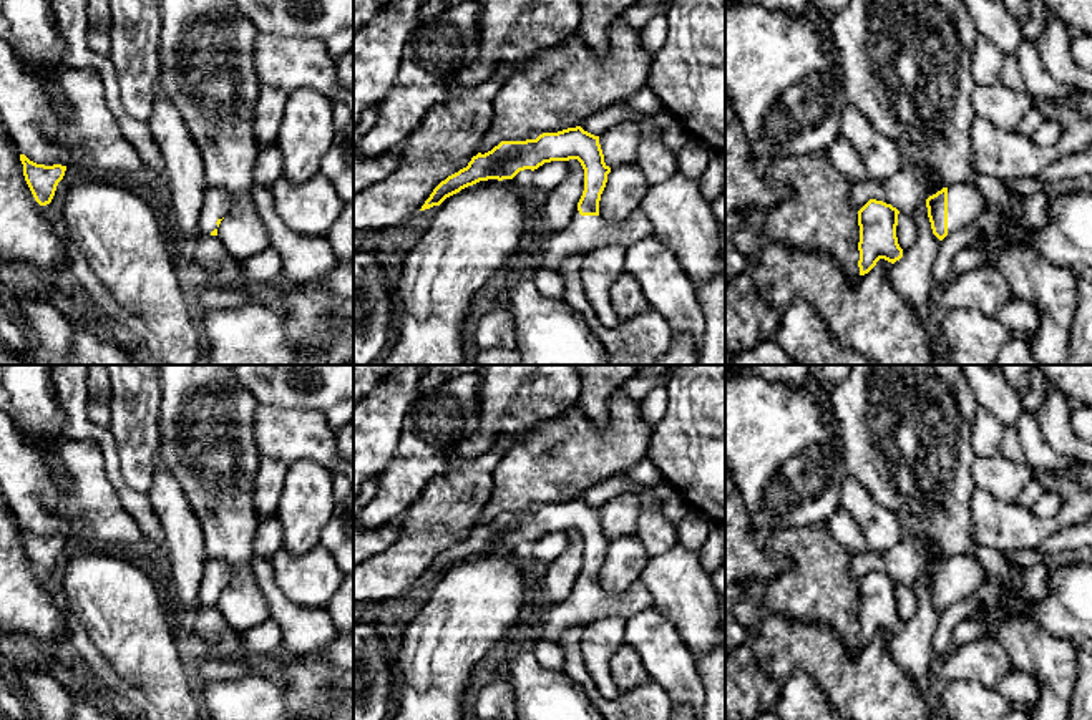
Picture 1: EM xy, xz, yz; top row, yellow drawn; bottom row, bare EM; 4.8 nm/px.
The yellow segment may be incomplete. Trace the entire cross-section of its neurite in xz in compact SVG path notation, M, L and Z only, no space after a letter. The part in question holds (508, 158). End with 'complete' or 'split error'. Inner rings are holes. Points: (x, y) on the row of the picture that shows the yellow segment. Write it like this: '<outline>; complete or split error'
M581 126L558 133L543 133L536 139L501 141L491 151L471 158L466 168L441 181L420 211L440 206L461 189L488 179L513 179L519 171L538 169L544 163L578 159L584 169L584 191L573 222L563 231L544 232L534 264L558 270L564 259L586 254L606 244L629 247L654 236L654 227L642 209L619 222L599 214L601 194L611 168L604 163L599 136Z; split error

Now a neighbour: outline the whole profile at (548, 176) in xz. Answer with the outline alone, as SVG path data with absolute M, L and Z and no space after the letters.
M568 161L544 163L534 169L531 194L543 197L568 179L571 166Z

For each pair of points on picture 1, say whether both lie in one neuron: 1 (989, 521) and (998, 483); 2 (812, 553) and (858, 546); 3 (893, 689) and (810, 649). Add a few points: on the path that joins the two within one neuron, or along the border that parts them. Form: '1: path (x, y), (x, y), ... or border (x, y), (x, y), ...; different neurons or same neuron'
1: border (976, 486), (993, 496), (1014, 501); different neurons
2: border (823, 525), (852, 553); different neurons
3: path (873, 689), (852, 684), (830, 664); same neuron

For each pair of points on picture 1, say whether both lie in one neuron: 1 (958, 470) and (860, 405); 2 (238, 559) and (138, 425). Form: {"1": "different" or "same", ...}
{"1": "same", "2": "different"}

